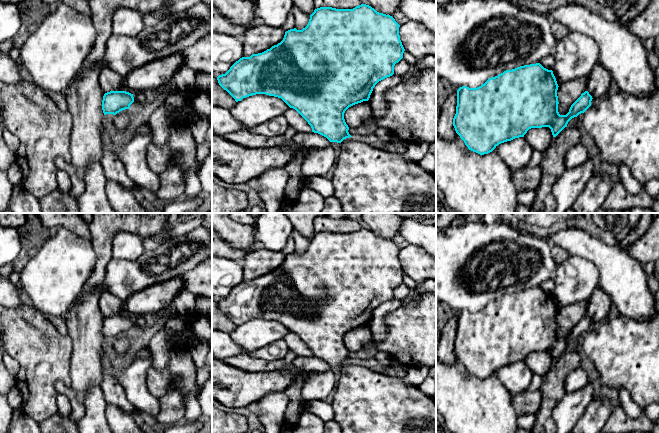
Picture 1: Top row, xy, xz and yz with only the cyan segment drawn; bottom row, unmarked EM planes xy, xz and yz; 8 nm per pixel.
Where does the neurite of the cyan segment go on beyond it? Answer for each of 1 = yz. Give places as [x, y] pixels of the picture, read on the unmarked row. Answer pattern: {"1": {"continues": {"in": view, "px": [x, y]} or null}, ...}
{"1": {"continues": null}}

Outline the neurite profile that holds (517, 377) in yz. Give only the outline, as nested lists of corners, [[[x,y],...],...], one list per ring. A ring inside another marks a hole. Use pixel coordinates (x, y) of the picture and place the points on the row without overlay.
[[[524,361],[515,362],[496,370],[494,375],[512,395],[527,390],[531,384],[534,372]]]

